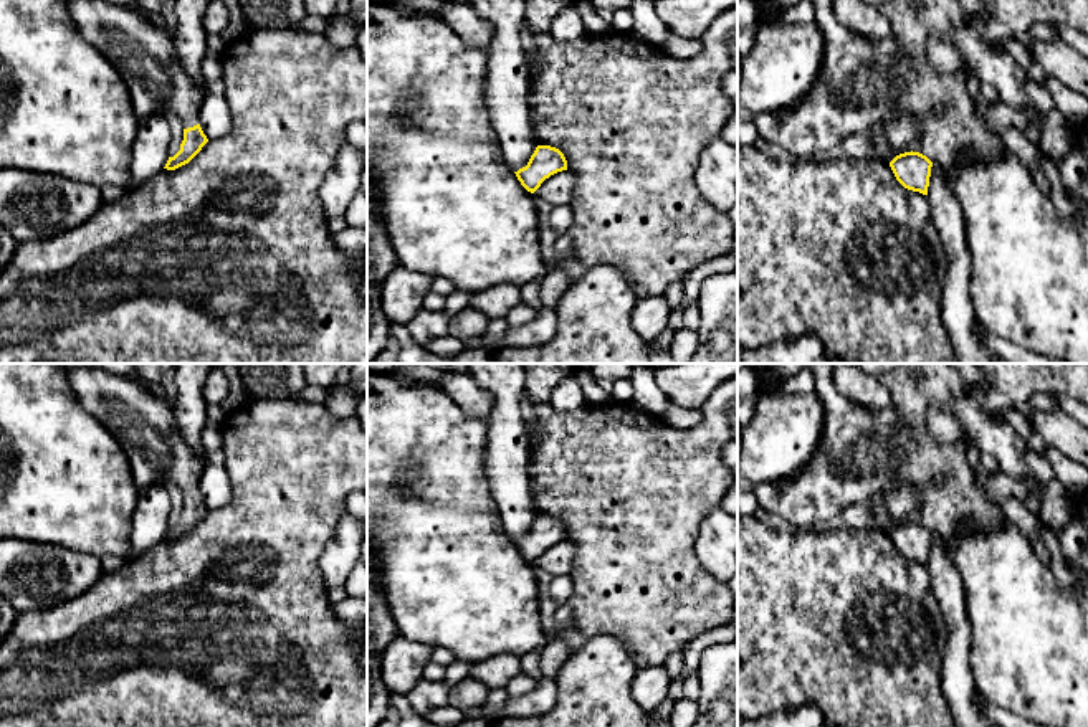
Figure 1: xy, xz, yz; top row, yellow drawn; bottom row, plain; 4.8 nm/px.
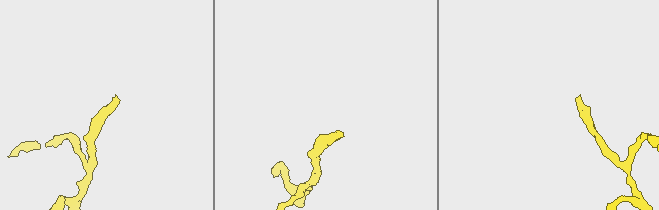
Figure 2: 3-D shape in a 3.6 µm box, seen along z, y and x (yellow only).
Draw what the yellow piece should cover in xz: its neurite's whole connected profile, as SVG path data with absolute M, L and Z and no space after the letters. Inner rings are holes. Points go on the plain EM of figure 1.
M537 516L527 535L514 544L521 555L534 563L546 549L562 540L567 540L564 524L551 516Z

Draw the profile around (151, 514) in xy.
M162 484L139 491L132 512L131 555L142 555L164 540L169 530L170 497Z

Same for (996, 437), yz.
M966 393L952 402L952 413L979 451L987 451L997 459L1000 471L1037 482L1025 464L1027 443L1010 425L987 415Z

